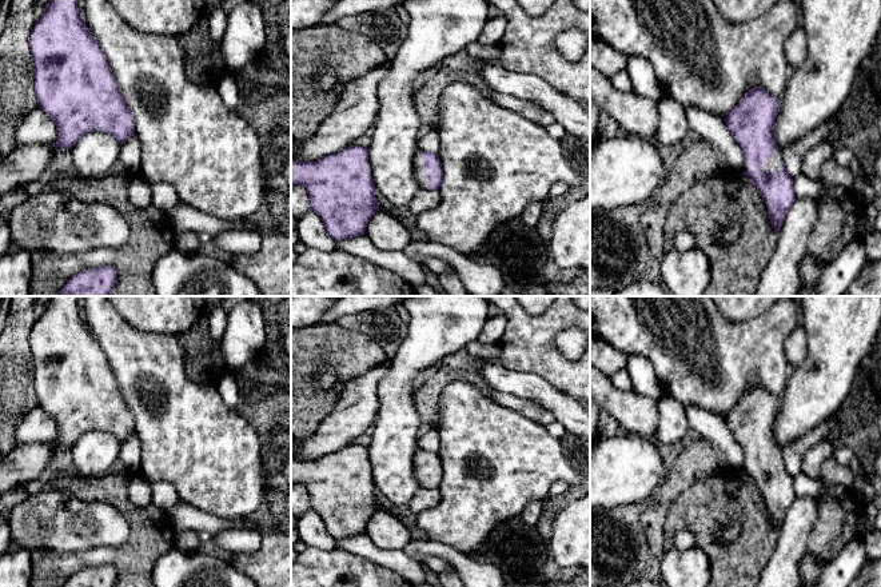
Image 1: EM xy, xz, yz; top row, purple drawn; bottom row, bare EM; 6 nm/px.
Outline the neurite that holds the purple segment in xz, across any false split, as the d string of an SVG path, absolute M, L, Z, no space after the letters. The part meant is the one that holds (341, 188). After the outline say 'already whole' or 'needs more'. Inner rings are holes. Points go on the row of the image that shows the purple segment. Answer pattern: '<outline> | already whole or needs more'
M351 144L316 161L298 161L291 157L291 188L295 185L306 188L310 208L322 219L335 241L364 235L370 219L379 211L368 149L360 145Z | already whole

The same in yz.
M761 87L750 88L723 119L744 152L744 169L765 200L772 227L777 231L796 200L793 179L786 172L776 143L778 97Z | needs more

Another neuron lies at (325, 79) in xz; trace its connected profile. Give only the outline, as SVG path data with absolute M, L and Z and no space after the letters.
M319 65L314 73L314 88L319 92L328 92L339 87L339 77L334 69Z

